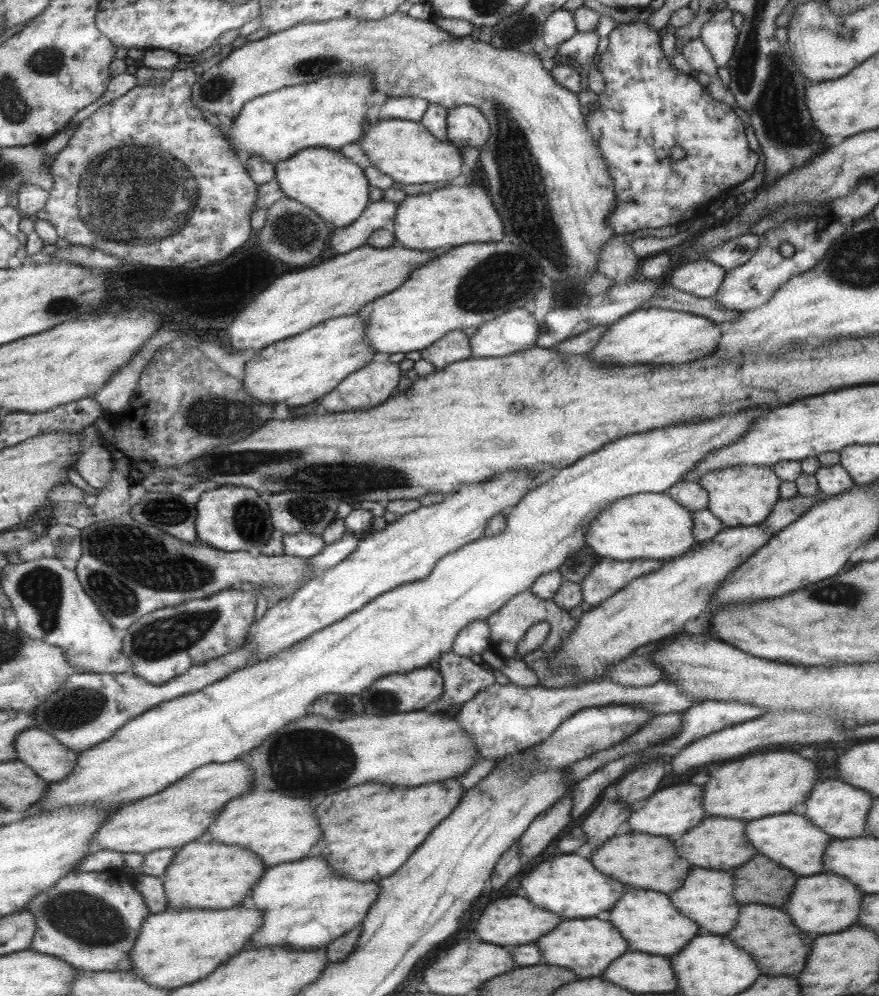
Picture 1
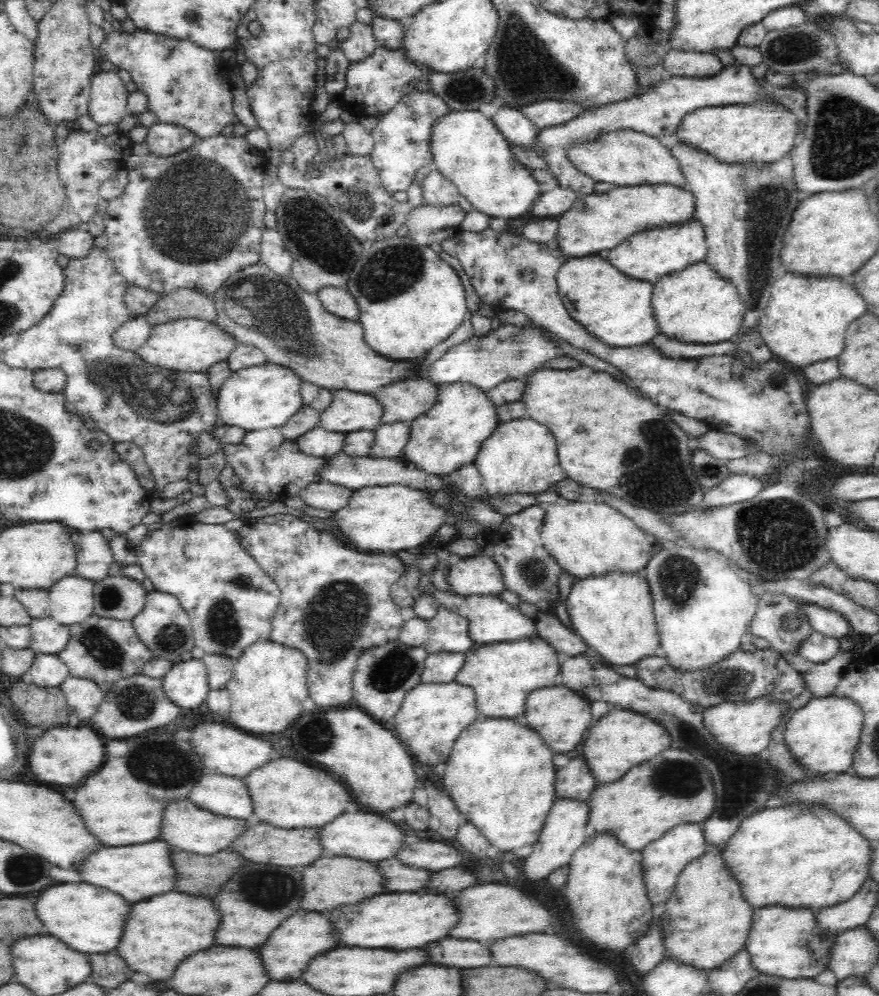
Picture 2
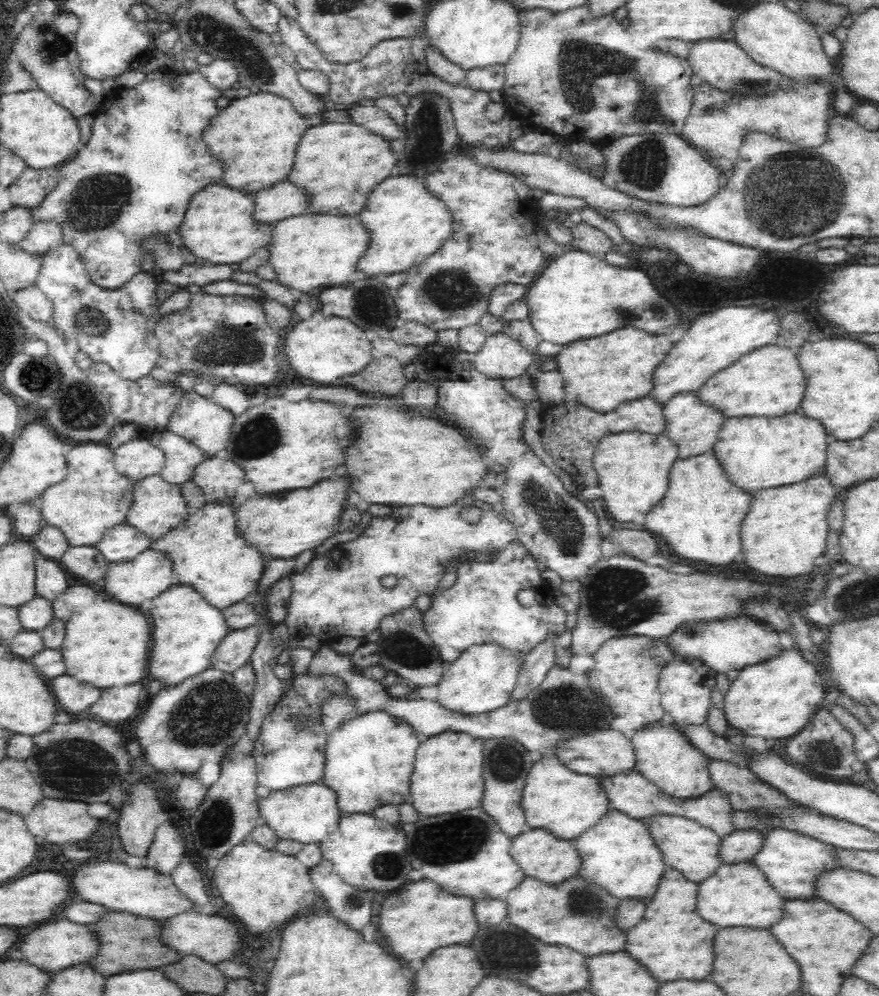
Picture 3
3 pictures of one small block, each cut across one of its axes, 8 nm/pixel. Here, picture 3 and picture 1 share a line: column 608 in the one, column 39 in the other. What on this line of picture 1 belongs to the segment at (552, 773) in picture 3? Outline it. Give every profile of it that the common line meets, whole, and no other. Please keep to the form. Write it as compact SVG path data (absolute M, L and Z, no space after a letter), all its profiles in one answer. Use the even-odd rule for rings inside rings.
M751 408L751 410L741 410L741 412L735 412L735 414L727 414L727 416L719 416L719 418L706 418L705 420L690 420L689 422L678 422L671 426L664 426L663 428L656 428L649 432L642 432L641 434L625 435L621 439L614 440L613 442L607 443L605 448L601 447L598 451L592 452L590 455L584 456L577 463L571 466L560 469L555 473L553 479L541 482L537 485L537 488L533 488L531 492L517 506L510 508L506 513L507 518L507 529L505 529L500 535L494 537L478 538L475 542L466 544L465 547L460 548L459 551L453 552L450 555L443 556L443 559L435 565L434 571L426 578L416 583L404 584L401 587L394 588L384 595L378 596L377 599L373 600L365 607L361 608L353 614L349 614L345 620L333 624L331 627L325 628L323 631L315 632L314 635L309 638L303 639L301 642L294 644L293 647L288 648L285 651L281 651L274 657L265 661L259 660L256 664L251 666L243 667L242 669L233 671L229 676L206 686L203 690L197 692L191 692L179 698L174 698L165 702L161 705L148 710L146 713L141 713L137 718L131 720L116 731L115 736L112 736L105 742L100 742L93 748L84 750L80 753L78 768L75 768L73 774L68 776L64 781L51 782L50 789L47 794L40 800L38 806L35 806L35 811L54 811L61 807L85 807L87 805L99 805L101 808L109 805L121 805L125 803L131 803L139 799L144 799L166 788L169 788L172 784L177 783L182 778L190 775L191 772L199 769L200 767L206 766L211 763L230 763L231 761L237 760L249 754L251 750L261 746L263 742L274 735L277 731L281 731L288 724L301 720L305 716L309 715L310 708L315 704L315 701L325 694L341 693L341 694L363 694L367 688L371 688L375 684L375 680L379 680L387 674L403 674L414 671L417 668L425 668L431 666L433 660L441 658L442 654L449 652L454 647L454 641L458 639L459 633L463 631L470 623L474 623L475 620L487 620L492 614L495 614L500 608L503 608L507 603L510 602L514 596L531 589L534 584L539 580L542 574L560 570L563 564L566 563L569 556L577 553L577 550L581 550L587 543L586 534L587 529L591 527L591 521L595 521L599 515L599 511L603 511L607 505L614 503L615 500L637 495L638 493L663 493L666 492L673 484L680 481L680 476L691 470L697 463L698 460L704 459L708 452L713 452L715 449L728 446L728 444L734 443L743 433L746 433L749 424L754 423L753 420L761 414L763 410L761 408Z

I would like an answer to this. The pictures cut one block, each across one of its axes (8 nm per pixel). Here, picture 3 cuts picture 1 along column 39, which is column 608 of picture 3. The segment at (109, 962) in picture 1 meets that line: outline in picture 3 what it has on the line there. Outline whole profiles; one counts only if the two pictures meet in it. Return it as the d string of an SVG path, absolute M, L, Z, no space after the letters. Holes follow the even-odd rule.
M578 874L557 885L525 876L504 900L508 911L505 920L546 944L562 944L585 957L594 956L602 952L624 950L626 936L614 928L614 912L620 901L602 887L586 883Z

